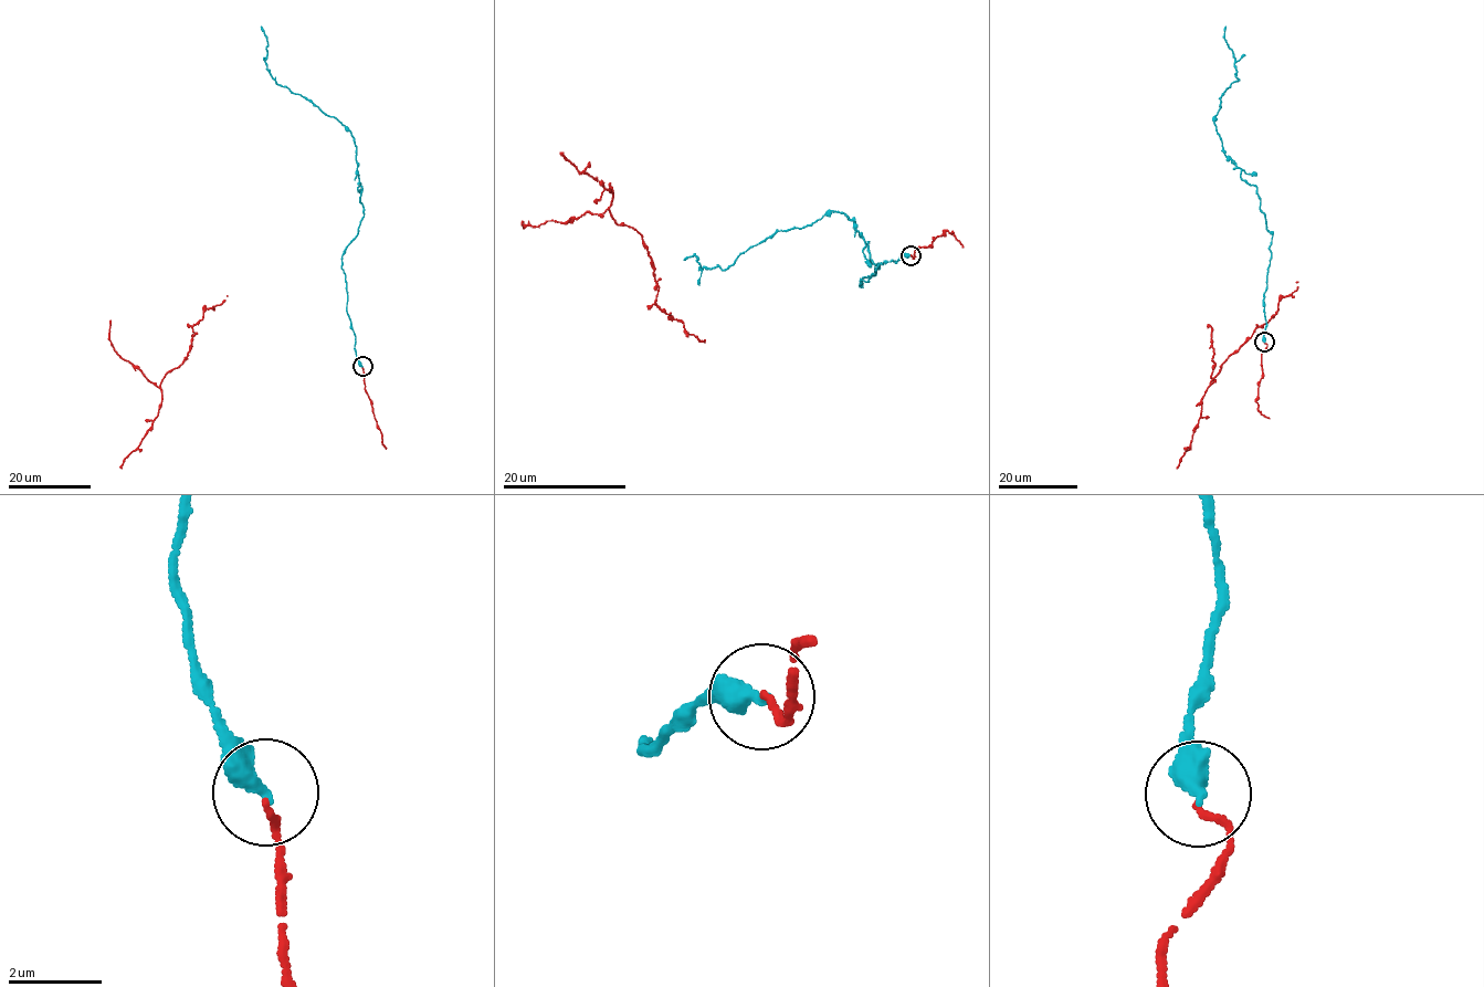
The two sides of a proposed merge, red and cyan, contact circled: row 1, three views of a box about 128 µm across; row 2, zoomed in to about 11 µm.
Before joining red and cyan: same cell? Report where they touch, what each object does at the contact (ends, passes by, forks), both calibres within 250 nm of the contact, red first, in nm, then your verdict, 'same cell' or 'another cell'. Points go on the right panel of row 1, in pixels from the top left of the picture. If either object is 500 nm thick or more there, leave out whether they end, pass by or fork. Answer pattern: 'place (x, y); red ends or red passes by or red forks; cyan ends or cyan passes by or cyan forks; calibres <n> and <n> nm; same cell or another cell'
place (1264, 342); red ends; cyan ends; calibres 130 and 440 nm; same cell

